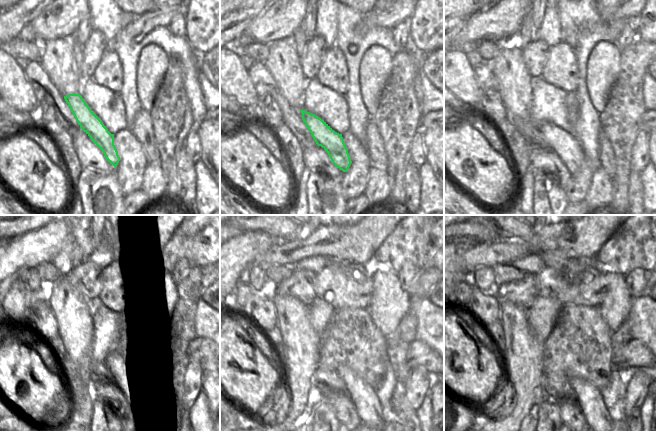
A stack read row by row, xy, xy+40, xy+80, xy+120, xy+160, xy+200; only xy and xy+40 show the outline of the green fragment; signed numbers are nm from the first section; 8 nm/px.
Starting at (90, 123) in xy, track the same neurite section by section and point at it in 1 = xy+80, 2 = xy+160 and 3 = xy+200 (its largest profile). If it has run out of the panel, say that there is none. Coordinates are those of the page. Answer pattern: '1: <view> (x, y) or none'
1: xy+80 (567, 147)
2: xy+160 (363, 396)
3: xy+200 (588, 397)

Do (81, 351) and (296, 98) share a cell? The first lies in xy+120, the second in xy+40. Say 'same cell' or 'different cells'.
same cell

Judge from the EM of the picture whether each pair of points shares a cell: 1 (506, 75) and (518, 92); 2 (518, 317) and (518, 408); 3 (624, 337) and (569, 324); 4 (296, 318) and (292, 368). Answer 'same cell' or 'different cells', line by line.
1: same cell
2: same cell
3: different cells
4: same cell

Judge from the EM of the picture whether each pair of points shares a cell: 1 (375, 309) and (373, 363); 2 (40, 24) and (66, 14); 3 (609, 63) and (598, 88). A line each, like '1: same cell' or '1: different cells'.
1: different cells
2: same cell
3: same cell

